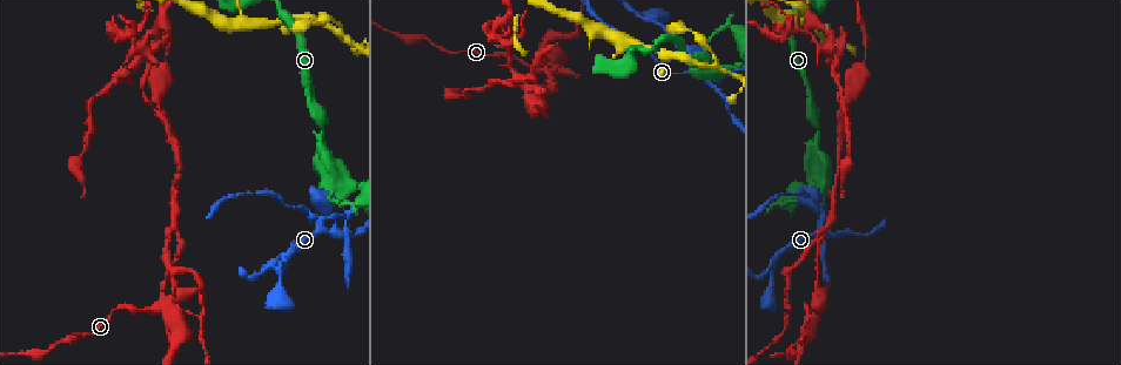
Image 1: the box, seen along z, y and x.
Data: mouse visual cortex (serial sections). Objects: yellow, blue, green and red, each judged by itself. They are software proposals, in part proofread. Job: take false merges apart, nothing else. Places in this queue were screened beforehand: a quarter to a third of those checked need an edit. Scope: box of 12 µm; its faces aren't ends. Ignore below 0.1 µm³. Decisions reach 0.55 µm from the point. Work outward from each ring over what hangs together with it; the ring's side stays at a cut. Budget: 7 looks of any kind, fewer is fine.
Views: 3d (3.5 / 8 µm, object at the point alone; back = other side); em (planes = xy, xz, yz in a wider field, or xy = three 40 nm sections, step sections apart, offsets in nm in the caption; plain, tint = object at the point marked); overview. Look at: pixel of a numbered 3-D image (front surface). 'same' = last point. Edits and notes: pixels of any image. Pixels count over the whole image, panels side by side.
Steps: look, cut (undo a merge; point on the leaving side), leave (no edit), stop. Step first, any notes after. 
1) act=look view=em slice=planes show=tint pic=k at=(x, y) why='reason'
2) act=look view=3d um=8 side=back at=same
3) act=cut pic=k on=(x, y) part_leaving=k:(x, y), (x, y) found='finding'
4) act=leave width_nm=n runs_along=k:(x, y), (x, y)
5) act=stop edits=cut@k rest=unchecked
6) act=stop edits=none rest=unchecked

act=look view=3d um=3.5 pic=1 at=(817, 32) why='arms part here'

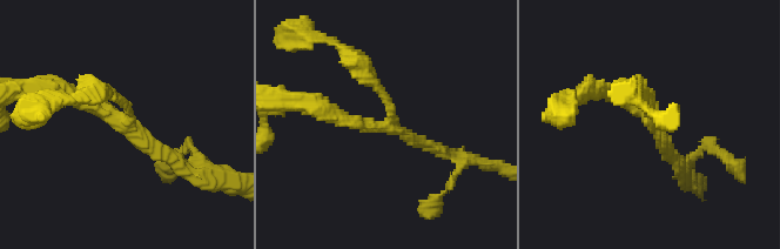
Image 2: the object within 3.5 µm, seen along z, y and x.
act=look view=em slice=xy step=2 show=plain pic=2 at=(122, 118) arms=3 arm_widths_nm=150,200,250

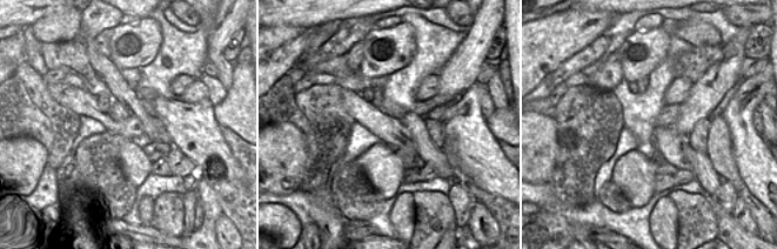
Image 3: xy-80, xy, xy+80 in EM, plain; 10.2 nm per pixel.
act=look view=em slice=xy step=2 show=tint at=same why='where the object lies'

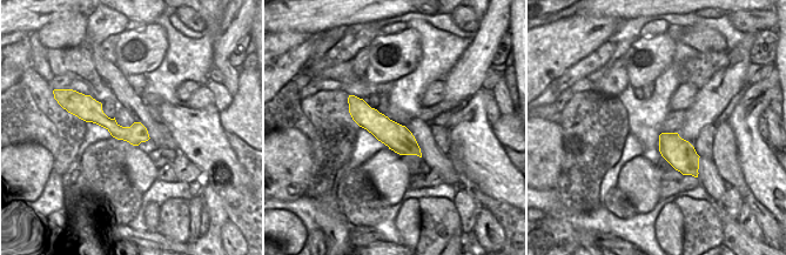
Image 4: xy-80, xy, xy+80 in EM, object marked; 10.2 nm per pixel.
act=leave runs_along=4:(351, 103), (367, 118), (417, 152) found='all the same cell'

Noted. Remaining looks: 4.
act=look view=3d um=8 pic=1 at=(324, 156) why='sudden change in width'

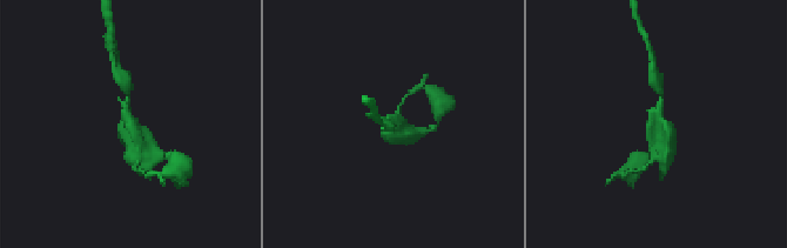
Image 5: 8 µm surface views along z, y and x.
act=look view=3d um=3.5 pic=5 at=(662, 119)

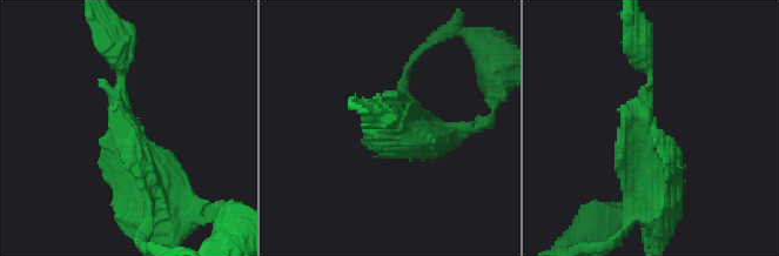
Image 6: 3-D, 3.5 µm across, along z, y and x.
act=look view=em slice=xy step=1 show=tint pic=6 at=(650, 136)

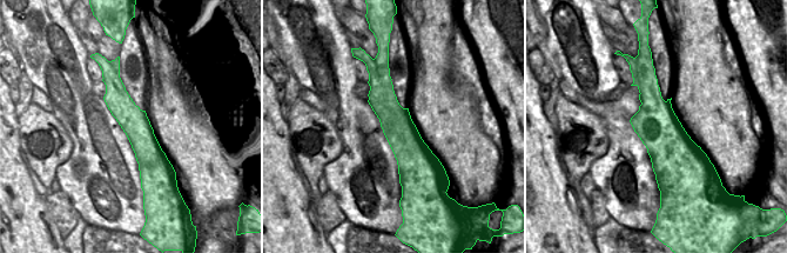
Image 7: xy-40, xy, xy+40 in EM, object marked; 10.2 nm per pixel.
act=cut pic=6 on=(405, 81) found='two cells meet here'

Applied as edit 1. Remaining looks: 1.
act=stop edits=cut@6 rest=unchecked

